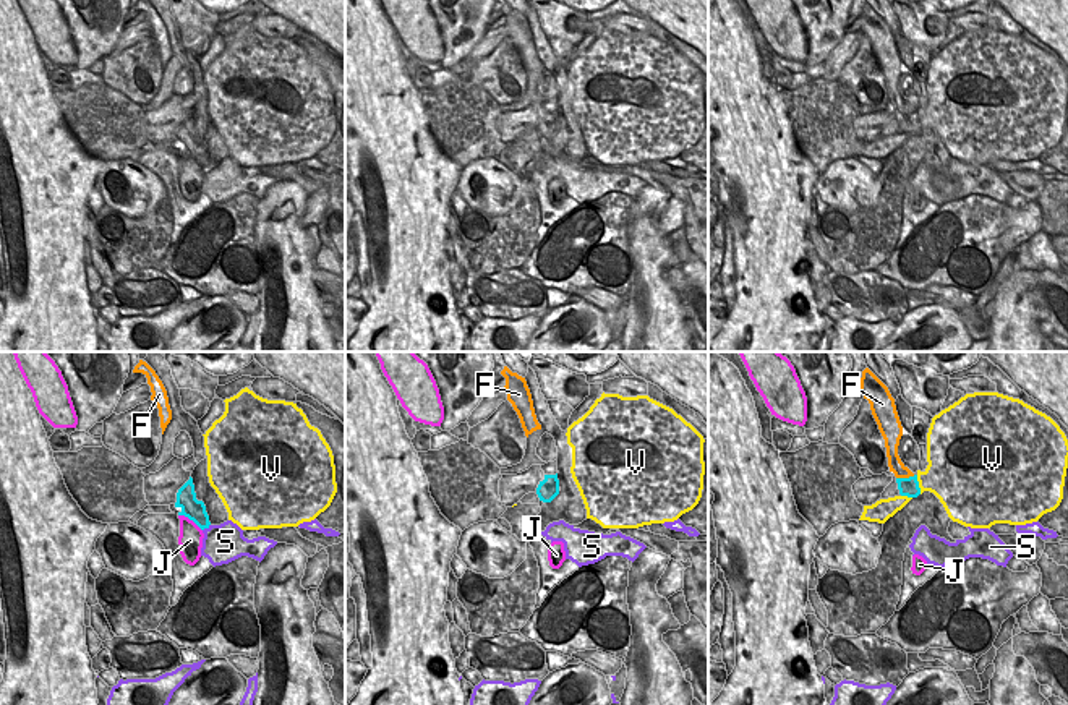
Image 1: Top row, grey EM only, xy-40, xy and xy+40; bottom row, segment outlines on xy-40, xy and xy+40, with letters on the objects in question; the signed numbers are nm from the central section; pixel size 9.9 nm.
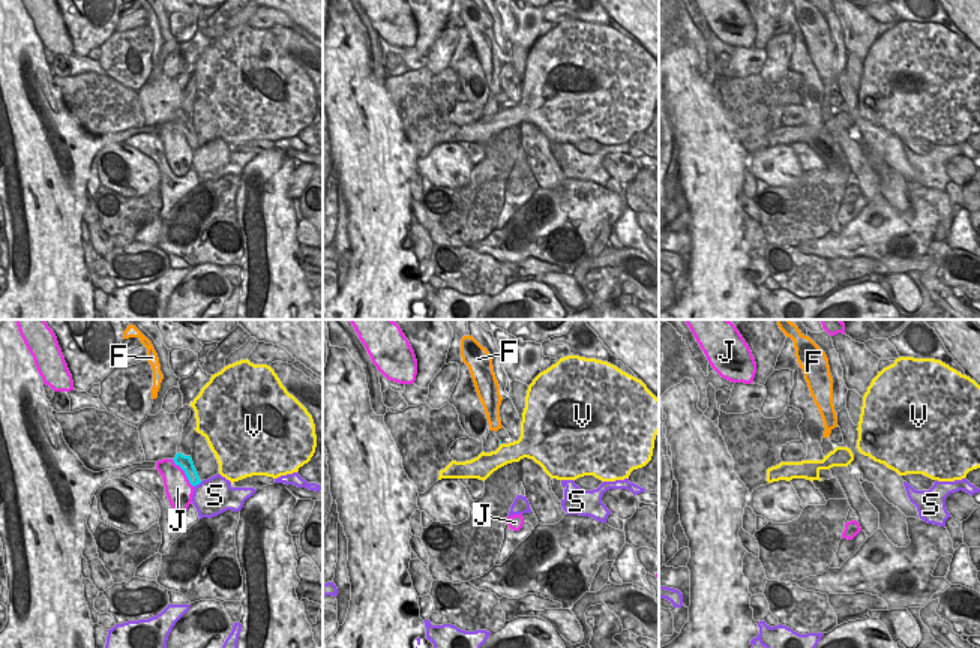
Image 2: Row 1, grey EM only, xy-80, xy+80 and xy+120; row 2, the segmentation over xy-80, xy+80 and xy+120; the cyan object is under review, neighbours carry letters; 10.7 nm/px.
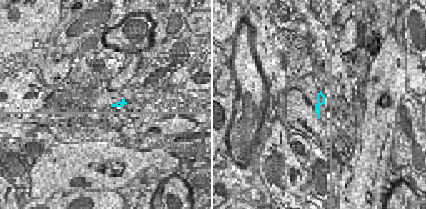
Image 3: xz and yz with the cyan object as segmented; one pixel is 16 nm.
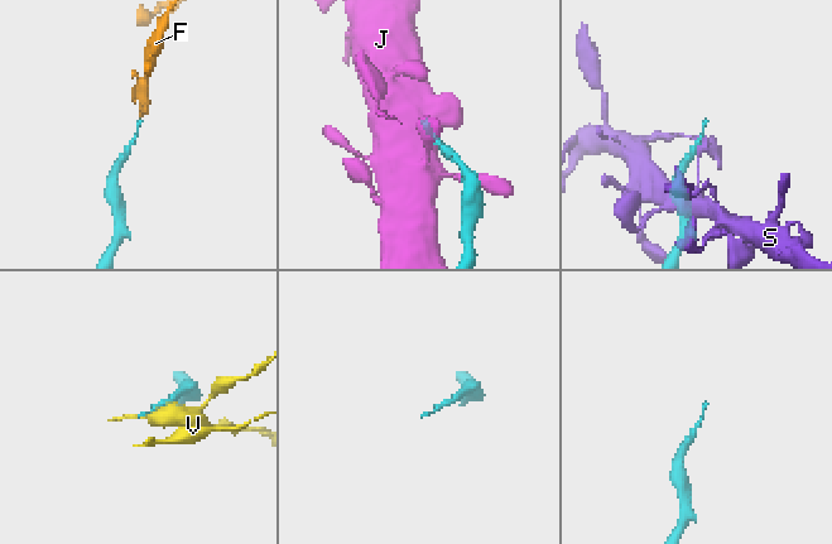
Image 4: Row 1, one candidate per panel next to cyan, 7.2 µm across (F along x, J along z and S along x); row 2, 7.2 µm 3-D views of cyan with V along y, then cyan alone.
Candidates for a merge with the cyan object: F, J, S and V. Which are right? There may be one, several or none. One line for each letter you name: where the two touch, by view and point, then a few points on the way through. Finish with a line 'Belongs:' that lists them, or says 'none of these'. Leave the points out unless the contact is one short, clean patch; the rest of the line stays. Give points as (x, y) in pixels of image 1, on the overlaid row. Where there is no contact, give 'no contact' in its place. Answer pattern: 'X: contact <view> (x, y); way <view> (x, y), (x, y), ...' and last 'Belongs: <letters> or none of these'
F: contact xy+40 (905, 478); way xy+40 (908, 487), (905, 478), (895, 464)
Belongs: F

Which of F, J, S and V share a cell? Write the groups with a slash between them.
F / J / S / V

